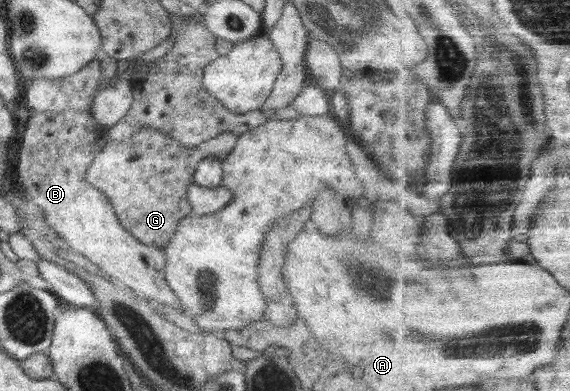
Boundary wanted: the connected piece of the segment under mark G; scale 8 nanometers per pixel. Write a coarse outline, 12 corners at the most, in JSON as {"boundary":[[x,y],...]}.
{"boundary":[[158,129],[109,138],[86,180],[136,240],[165,248],[193,214],[198,163],[223,132],[185,147]]}

